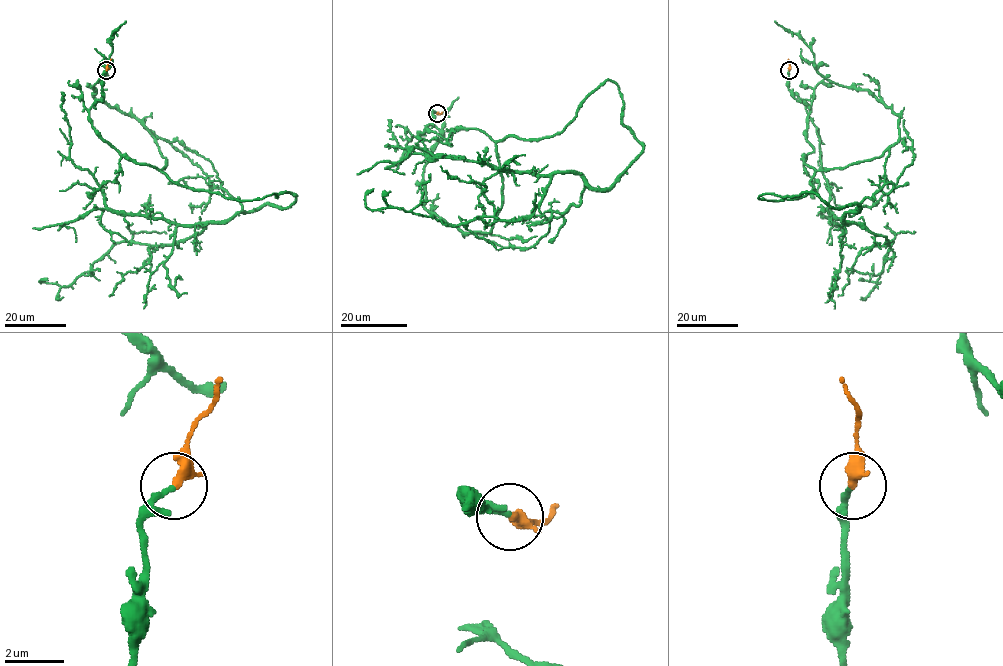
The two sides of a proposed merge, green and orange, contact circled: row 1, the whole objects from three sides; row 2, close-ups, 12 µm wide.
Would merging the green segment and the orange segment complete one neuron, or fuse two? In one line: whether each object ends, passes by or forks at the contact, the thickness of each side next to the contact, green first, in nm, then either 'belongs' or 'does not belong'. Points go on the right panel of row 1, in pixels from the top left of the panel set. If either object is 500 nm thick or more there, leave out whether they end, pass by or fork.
green ends; orange ends; calibres 190 and 400 nm; belongs

